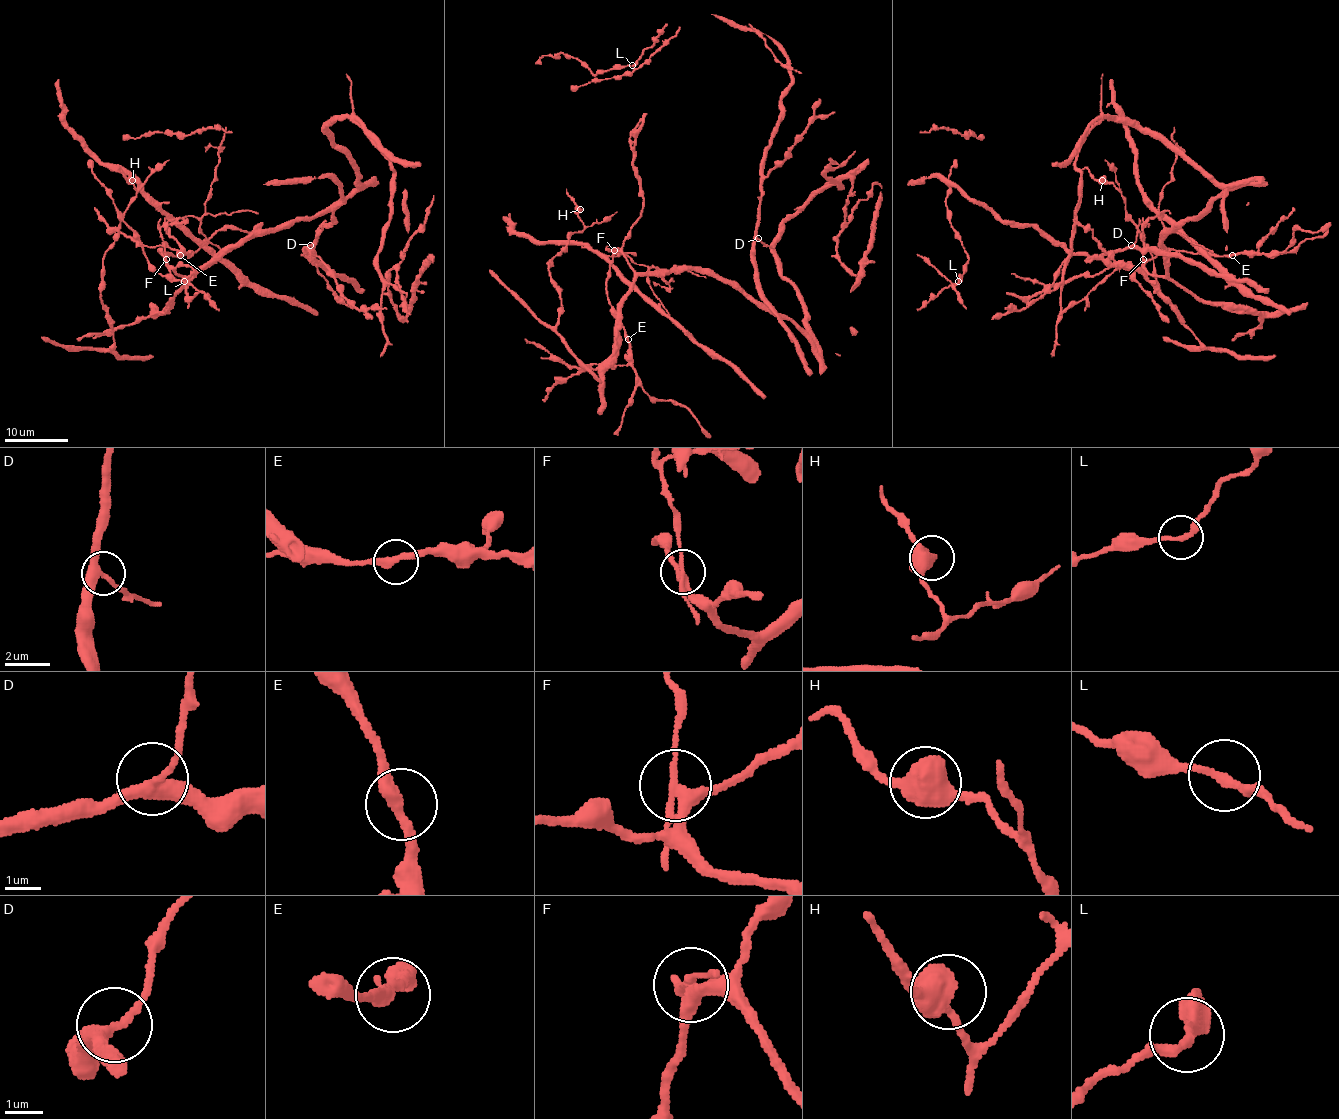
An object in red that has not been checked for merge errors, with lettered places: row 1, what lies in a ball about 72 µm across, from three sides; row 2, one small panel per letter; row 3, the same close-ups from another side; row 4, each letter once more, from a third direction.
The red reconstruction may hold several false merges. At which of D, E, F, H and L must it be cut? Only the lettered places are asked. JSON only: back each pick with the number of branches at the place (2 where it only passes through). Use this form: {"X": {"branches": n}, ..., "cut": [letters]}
{"F": {"branches": 3}, "cut": ["F"]}

